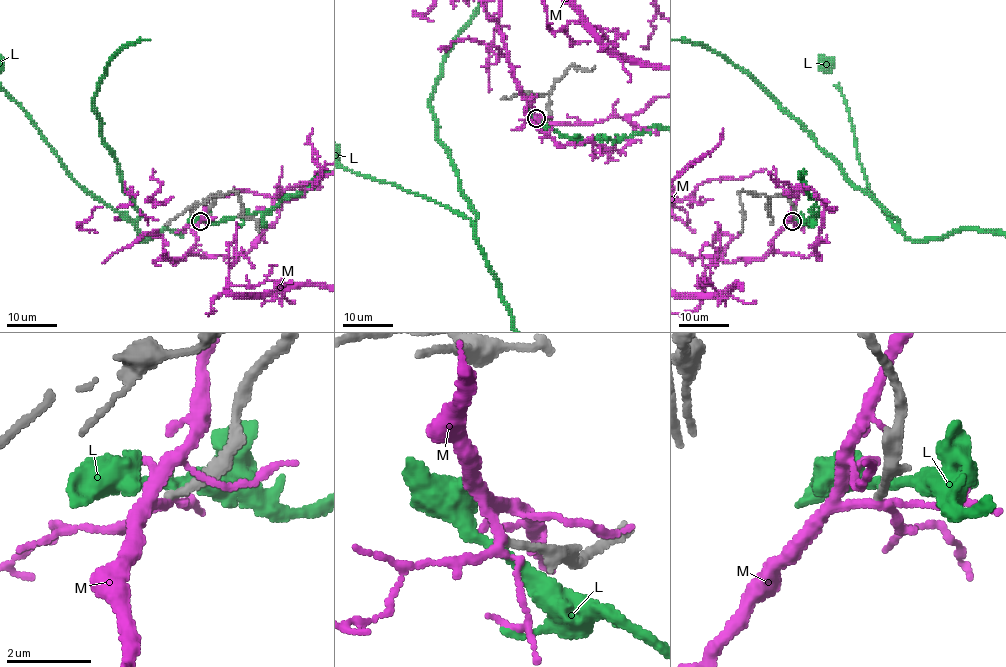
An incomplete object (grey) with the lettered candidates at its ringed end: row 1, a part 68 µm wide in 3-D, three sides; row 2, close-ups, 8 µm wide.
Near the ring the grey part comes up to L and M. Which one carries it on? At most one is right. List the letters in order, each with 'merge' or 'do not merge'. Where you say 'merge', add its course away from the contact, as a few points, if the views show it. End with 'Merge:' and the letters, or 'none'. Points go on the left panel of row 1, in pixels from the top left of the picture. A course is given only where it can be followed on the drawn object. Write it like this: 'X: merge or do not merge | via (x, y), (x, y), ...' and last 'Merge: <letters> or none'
L: do not merge
M: do not merge
Merge: none

